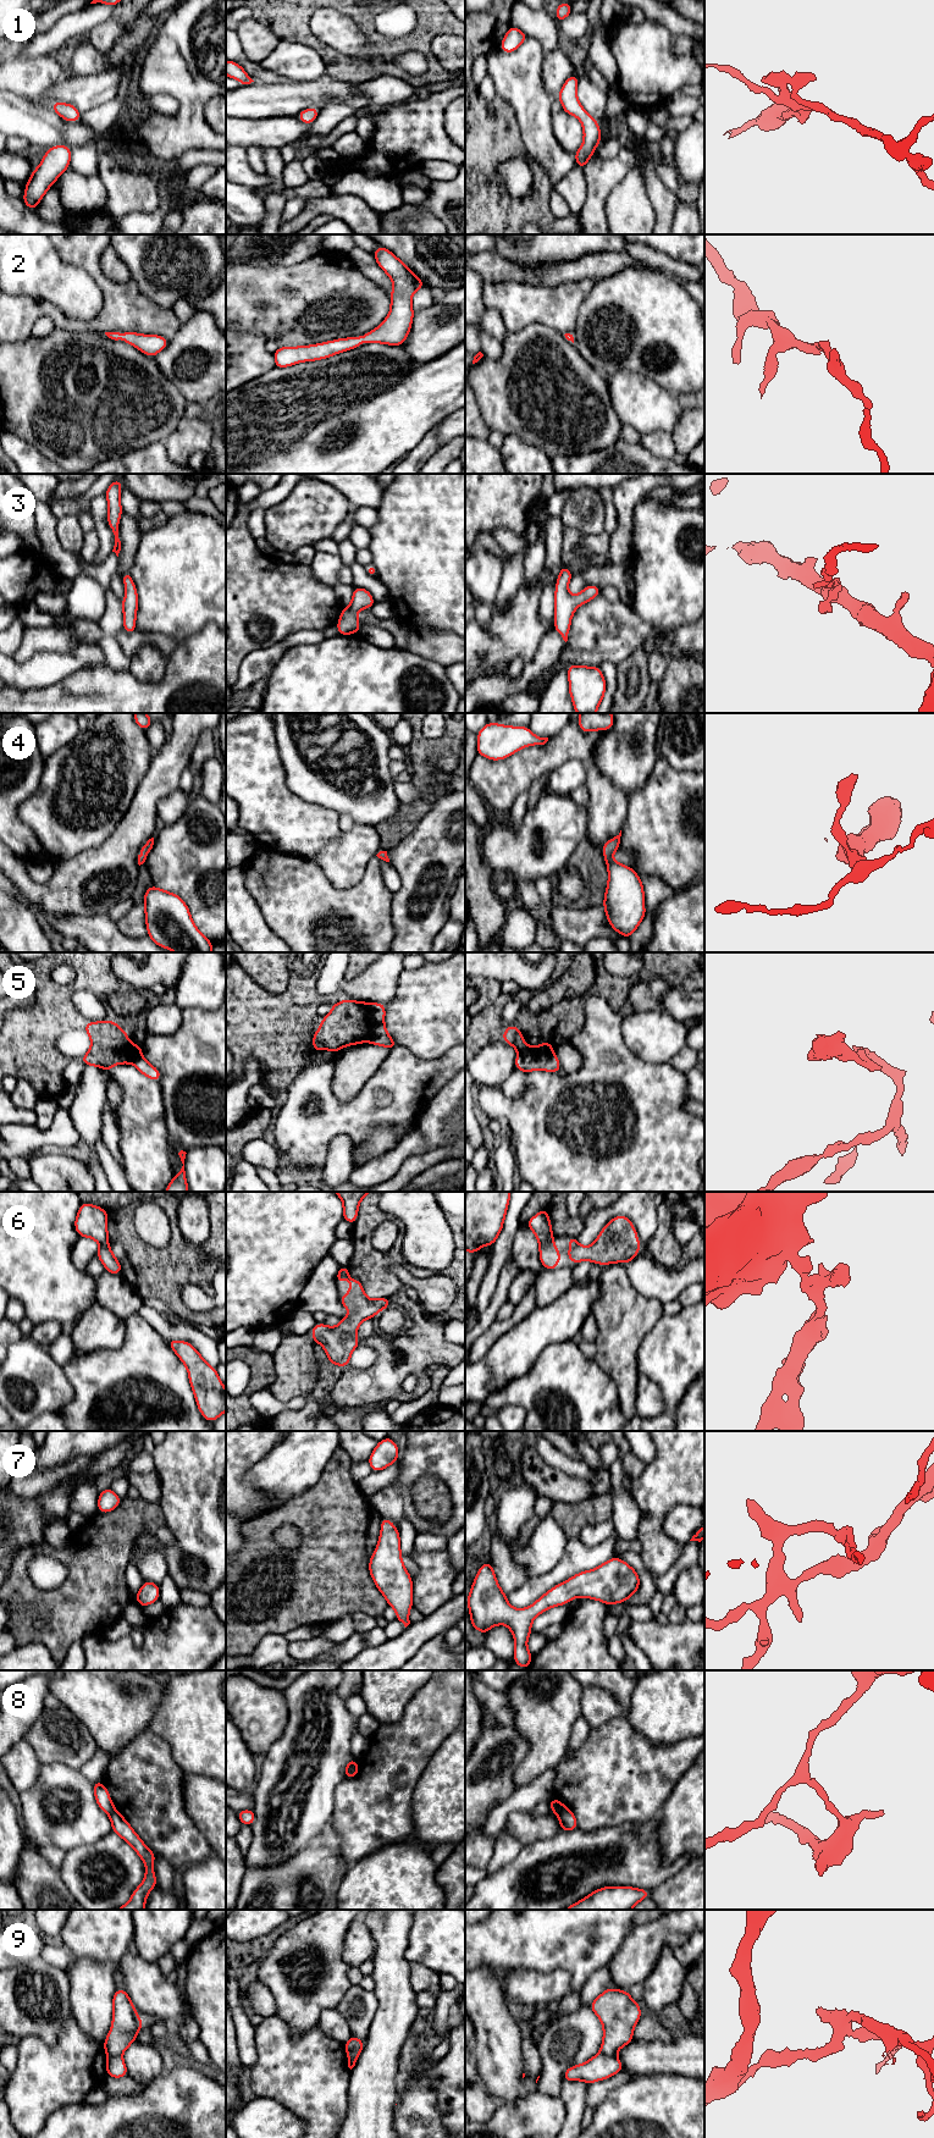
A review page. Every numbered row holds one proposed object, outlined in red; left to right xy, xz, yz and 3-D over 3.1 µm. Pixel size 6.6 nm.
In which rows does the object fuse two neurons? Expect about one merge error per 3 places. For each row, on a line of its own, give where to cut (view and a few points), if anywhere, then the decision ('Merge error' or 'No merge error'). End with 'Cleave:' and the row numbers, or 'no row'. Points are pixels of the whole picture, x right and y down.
1: No split. No merge error
2: No split. No merge error
3: No split. No merge error
4: No split. No merge error
5: Split along xz (371, 1004), (374, 1028), (372, 1034), (366, 1040). Merge error
6: Split along yz (552, 1239), (540, 1246). Merge error
7: No split. No merge error
8: Split along xz (354, 1761), (346, 1777). Merge error
9: Split along yz (601, 2051), (614, 2056). Merge error
Cleave: 5, 6, 8, 9

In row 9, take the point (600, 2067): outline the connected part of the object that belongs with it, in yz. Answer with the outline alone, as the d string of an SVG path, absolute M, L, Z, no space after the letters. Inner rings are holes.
M598 2053L588 2061L570 2066L563 2075L562 2081L584 2081L591 2084L612 2077L613 2075L623 2071L621 2061L615 2056L606 2056Z

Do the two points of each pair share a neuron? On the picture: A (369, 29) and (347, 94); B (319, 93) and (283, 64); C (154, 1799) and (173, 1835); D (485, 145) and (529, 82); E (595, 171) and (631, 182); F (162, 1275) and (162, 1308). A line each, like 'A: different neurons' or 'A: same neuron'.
A: different neurons
B: different neurons
C: same neuron
D: different neurons
E: different neurons
F: different neurons

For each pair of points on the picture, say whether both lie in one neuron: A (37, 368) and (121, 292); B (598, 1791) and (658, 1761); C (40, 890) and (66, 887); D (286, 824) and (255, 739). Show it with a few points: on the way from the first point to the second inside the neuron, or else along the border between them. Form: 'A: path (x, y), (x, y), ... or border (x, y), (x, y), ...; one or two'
A: border (55, 327), (71, 331), (104, 332); two
B: path (613, 1779), (631, 1778), (640, 1769), (644, 1769); one
C: path (47, 890), (60, 890); one
D: path (269, 804), (263, 797), (255, 779), (255, 760); one

